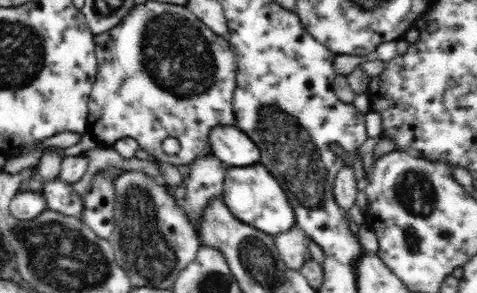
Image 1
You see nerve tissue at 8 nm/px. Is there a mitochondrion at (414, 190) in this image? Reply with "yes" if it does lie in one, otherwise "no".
yes

